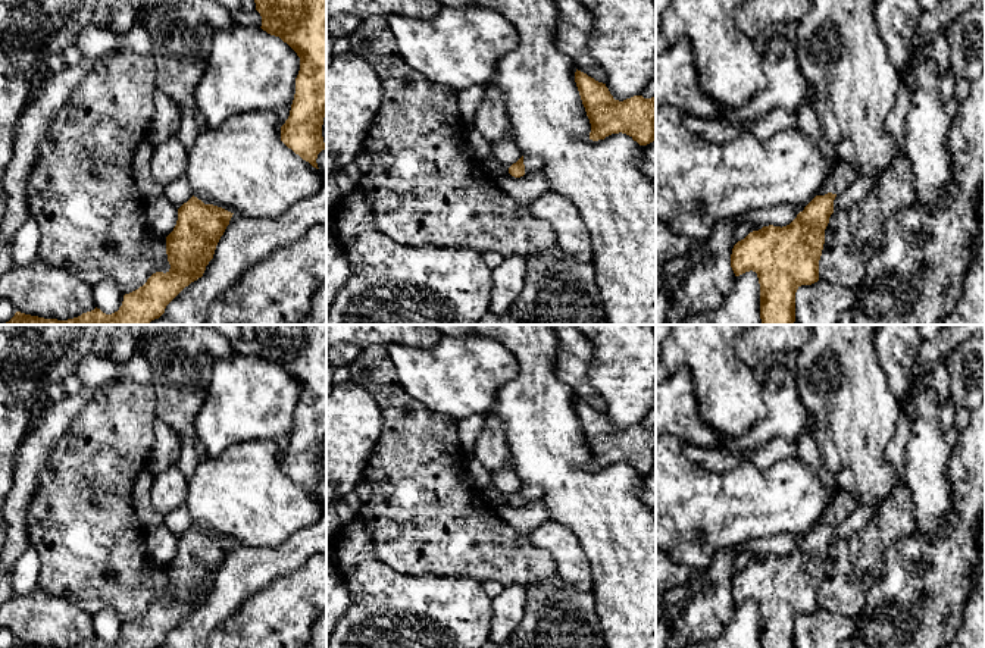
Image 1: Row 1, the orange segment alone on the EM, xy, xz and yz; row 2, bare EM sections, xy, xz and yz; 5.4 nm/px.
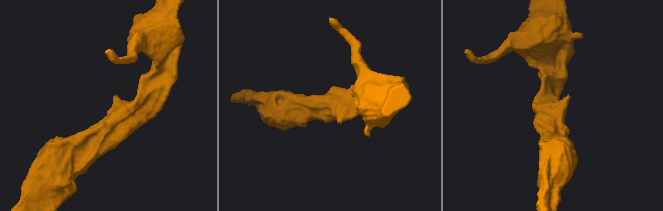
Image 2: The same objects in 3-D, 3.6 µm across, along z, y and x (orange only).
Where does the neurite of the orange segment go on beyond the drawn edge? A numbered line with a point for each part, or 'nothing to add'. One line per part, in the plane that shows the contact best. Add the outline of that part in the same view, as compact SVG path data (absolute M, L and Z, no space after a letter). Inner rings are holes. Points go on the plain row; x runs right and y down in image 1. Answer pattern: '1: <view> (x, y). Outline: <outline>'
1: yz (844, 504). Outline: M839 491L826 510L817 520L817 525L828 522L841 523L859 507L856 497L851 492Z

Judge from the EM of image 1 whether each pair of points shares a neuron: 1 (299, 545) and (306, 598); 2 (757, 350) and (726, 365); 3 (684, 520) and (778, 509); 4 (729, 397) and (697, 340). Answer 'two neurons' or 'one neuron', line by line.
1: two neurons
2: two neurons
3: one neuron
4: one neuron

